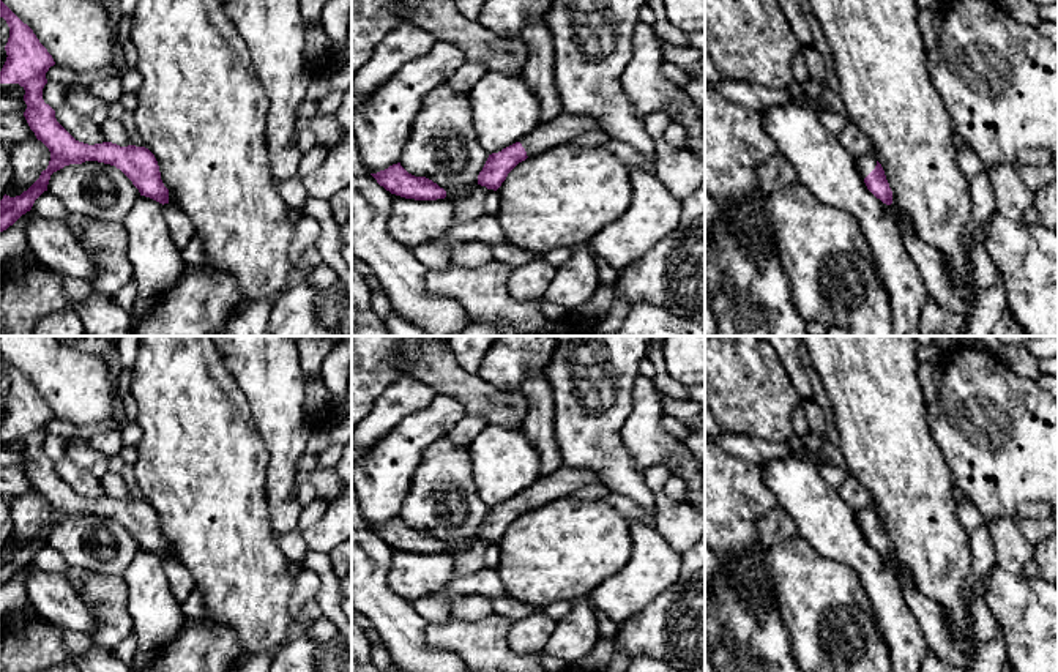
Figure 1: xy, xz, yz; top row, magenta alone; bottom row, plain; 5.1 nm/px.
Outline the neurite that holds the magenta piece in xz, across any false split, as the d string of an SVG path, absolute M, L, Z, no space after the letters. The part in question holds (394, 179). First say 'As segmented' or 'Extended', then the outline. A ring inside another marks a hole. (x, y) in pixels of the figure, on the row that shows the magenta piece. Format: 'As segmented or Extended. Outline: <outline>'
As segmented. Outline: M400 162L389 166L385 170L371 174L380 186L391 194L415 199L415 200L437 200L445 199L446 191L426 177L415 177L408 174Z

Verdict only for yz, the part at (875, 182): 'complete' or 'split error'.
split error

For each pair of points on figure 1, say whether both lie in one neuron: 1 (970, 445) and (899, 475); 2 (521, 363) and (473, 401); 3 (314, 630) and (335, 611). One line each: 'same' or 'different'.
1: different
2: different
3: different

